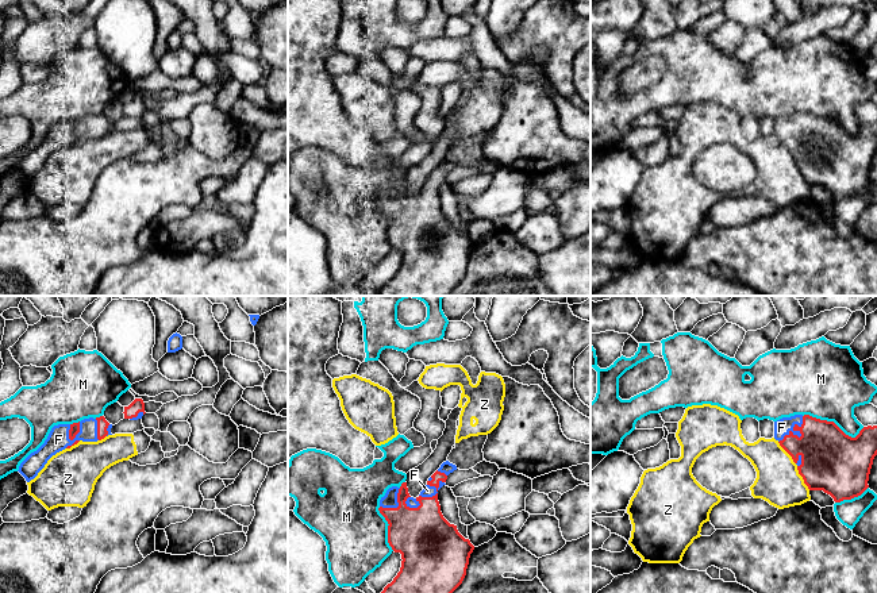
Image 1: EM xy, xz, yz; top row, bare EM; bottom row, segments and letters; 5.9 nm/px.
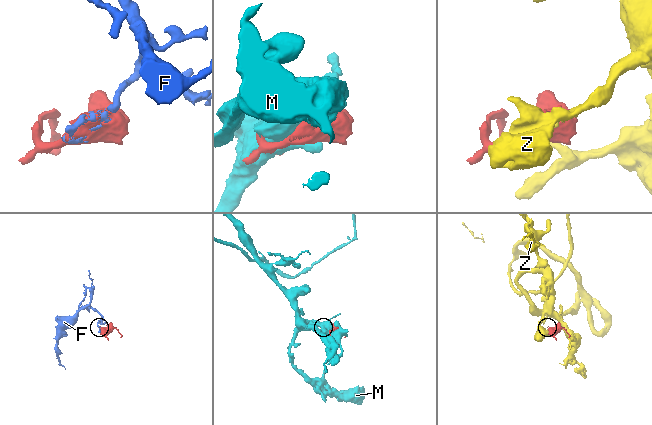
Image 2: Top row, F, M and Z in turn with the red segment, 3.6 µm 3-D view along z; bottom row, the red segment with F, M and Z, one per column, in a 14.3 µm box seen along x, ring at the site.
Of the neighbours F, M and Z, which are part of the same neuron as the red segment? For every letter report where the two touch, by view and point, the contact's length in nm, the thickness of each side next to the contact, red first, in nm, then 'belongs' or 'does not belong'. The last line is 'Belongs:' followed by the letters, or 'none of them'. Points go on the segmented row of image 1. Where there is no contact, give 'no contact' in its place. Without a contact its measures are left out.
F: meets red in yz at (793, 427); contact 220 nm long; 300 nm thick on the red side, 100 nm on the other; belongs
M: meets red in yz at (833, 422); contact 380 nm long; 360 nm thick on the red side, 460 nm on the other; does not belong
Z: meets red in yz at (803, 478); contact 170 nm long; 360 nm thick on the red side, 260 nm on the other; does not belong
Belongs: F

